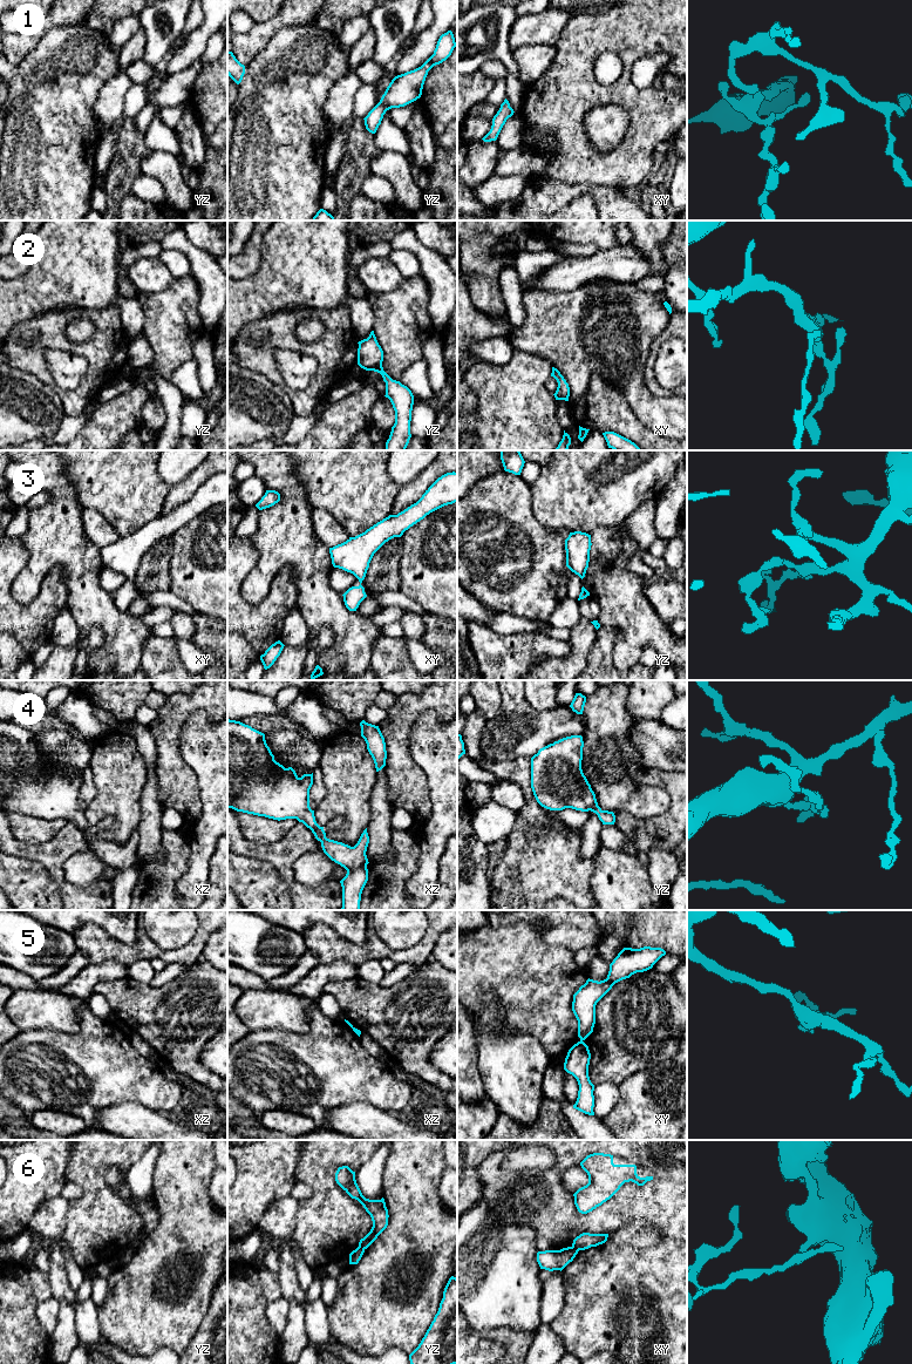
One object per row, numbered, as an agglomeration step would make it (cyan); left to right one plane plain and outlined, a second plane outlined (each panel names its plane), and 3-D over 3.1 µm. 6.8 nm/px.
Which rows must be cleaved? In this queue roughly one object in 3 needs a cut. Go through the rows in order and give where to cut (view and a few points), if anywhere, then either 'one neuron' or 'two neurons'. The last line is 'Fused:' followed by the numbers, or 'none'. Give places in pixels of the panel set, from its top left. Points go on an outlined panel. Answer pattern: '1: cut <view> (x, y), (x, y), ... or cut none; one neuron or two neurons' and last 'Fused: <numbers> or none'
1: cut none; one neuron
2: cut none; one neuron
3: cut none; one neuron
4: cut none; one neuron
5: cut xz (349, 1024), (352, 1026); two neurons
6: cut xy (572, 1246), (578, 1250); two neurons
Fused: 5, 6

